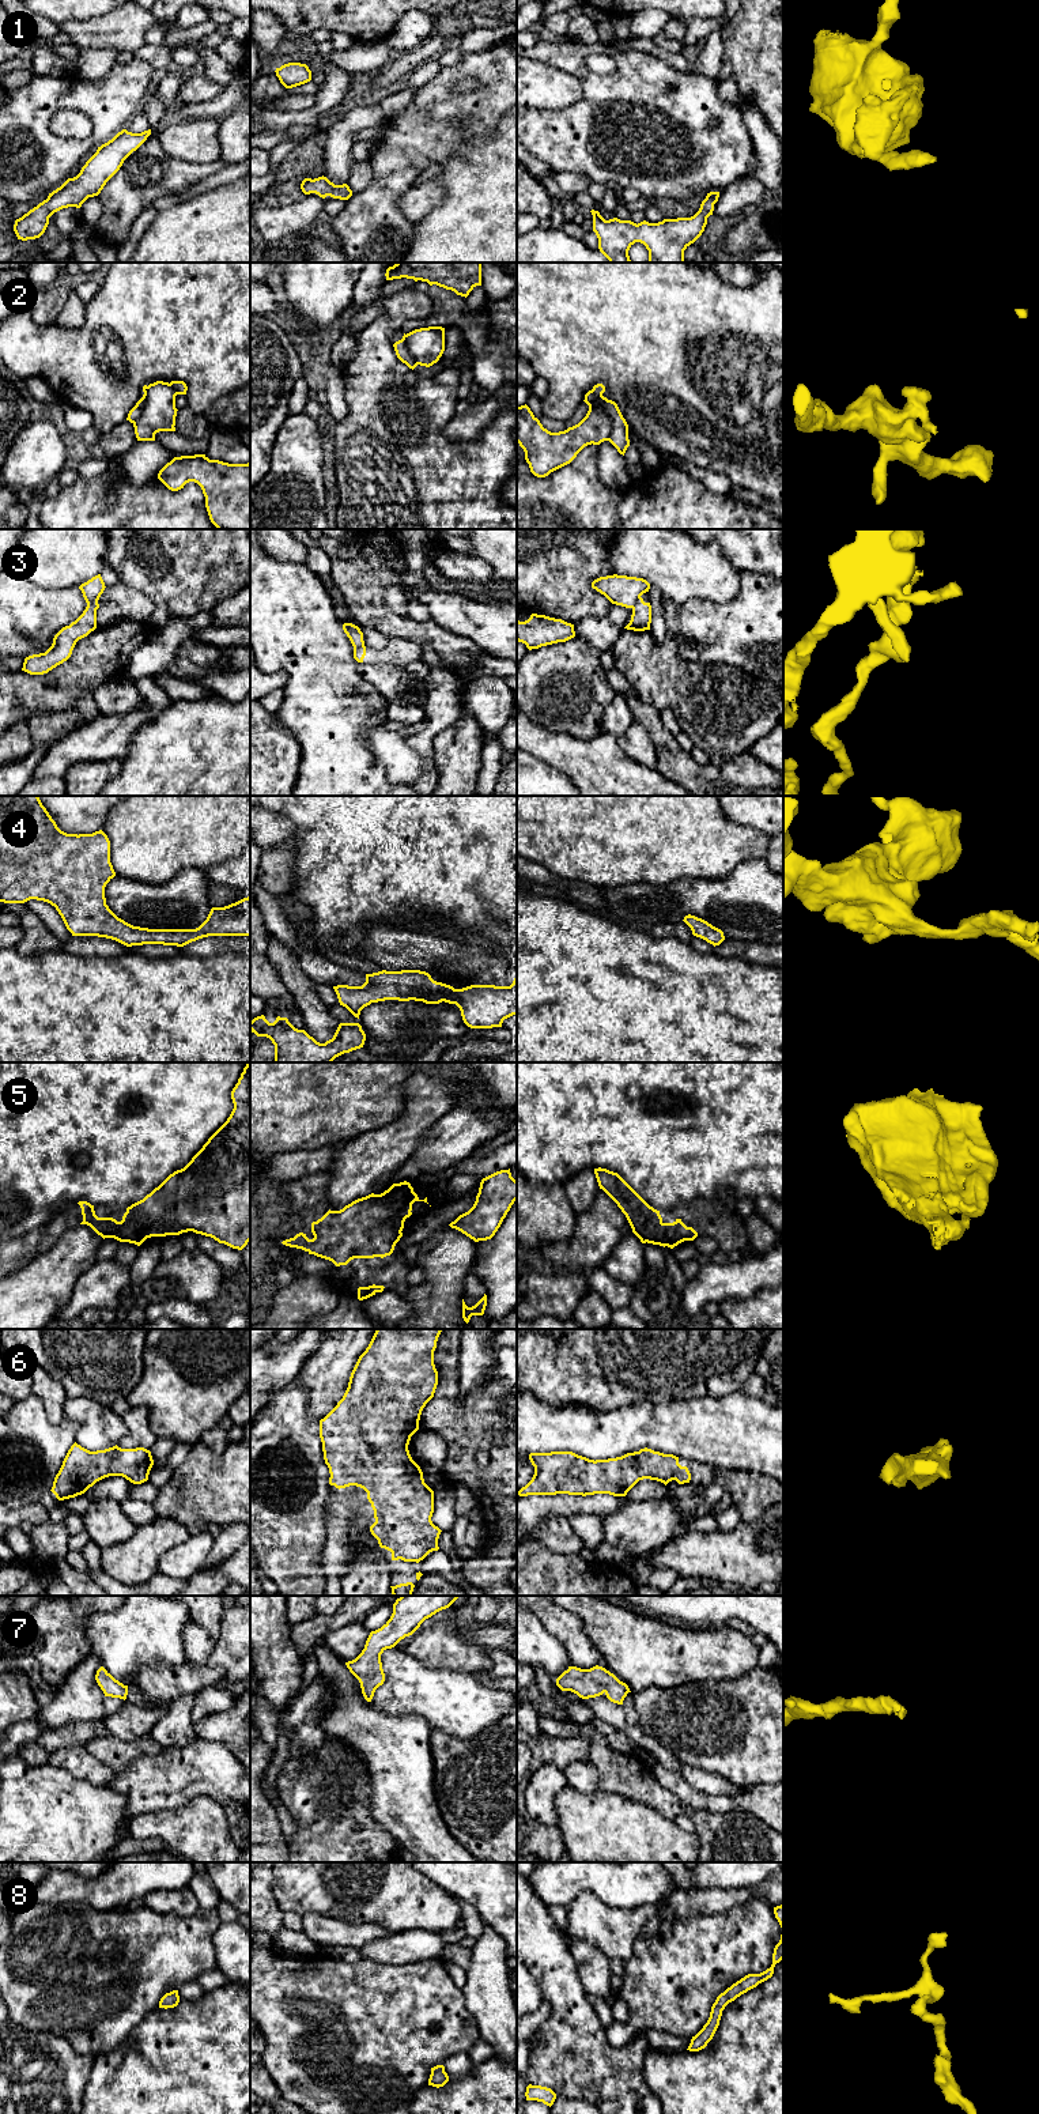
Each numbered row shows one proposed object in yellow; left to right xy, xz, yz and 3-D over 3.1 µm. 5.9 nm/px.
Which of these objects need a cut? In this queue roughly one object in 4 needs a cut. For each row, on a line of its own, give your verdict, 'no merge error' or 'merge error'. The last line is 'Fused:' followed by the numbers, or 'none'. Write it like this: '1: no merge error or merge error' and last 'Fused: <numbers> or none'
1: no merge error
2: merge error
3: merge error
4: no merge error
5: no merge error
6: no merge error
7: no merge error
8: no merge error
Fused: 2, 3

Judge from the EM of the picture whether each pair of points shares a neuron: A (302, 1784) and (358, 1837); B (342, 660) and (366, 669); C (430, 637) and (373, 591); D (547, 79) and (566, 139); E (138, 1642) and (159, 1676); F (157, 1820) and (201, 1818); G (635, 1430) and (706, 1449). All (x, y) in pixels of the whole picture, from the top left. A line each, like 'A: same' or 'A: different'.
A: same
B: different
C: same
D: different
E: different
F: same
G: same

